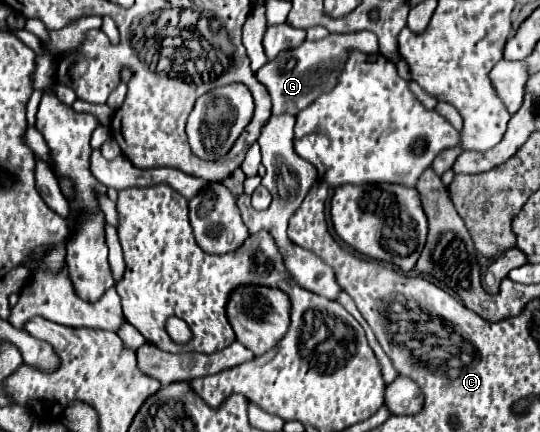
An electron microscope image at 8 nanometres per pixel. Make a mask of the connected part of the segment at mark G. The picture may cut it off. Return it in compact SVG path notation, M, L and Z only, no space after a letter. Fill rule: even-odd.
M350 32L350 34L328 34L322 40L310 42L304 40L302 46L294 50L284 50L278 54L278 58L270 60L266 66L262 66L256 72L258 82L262 82L272 96L272 114L298 114L308 104L312 104L318 96L332 90L336 86L336 78L340 74L340 68L346 60L346 50L360 50L360 52L372 52L372 36L362 32Z

